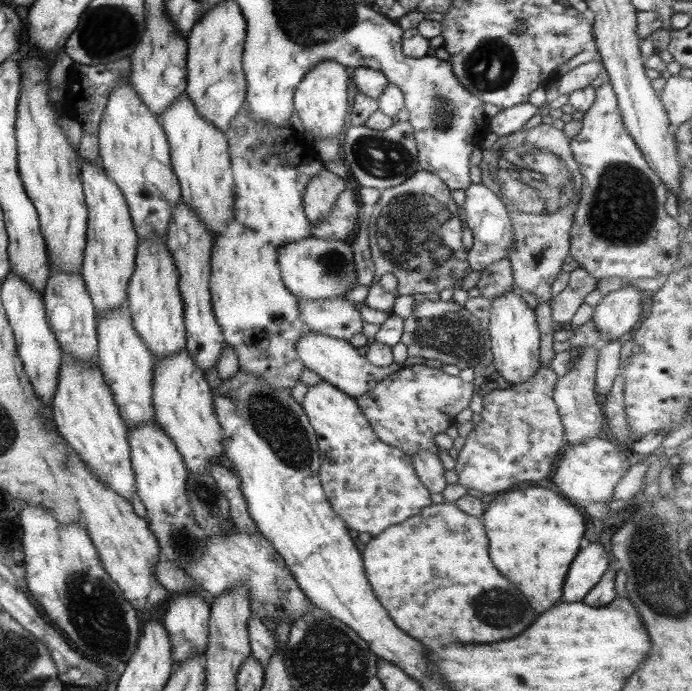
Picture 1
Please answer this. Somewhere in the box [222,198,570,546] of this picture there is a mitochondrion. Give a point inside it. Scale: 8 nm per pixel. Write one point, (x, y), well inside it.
(273, 419)

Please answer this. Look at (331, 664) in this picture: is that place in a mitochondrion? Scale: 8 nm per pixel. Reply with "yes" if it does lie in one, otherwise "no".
yes

